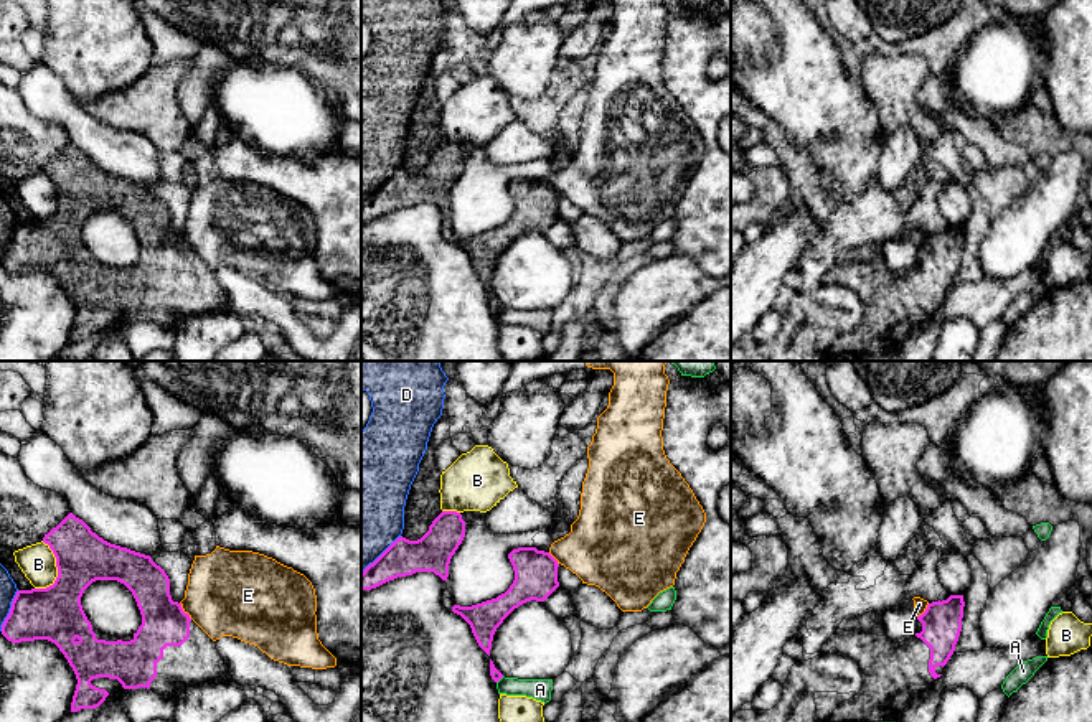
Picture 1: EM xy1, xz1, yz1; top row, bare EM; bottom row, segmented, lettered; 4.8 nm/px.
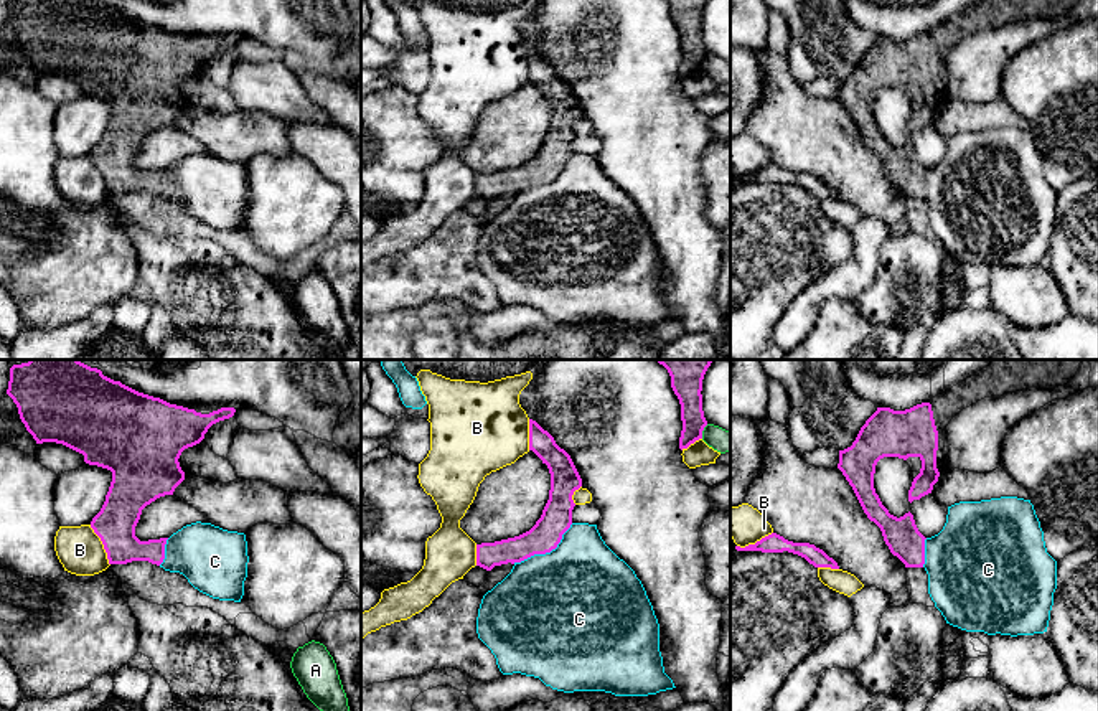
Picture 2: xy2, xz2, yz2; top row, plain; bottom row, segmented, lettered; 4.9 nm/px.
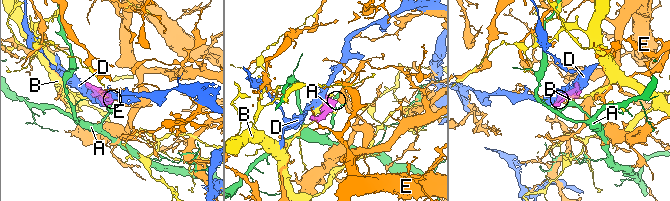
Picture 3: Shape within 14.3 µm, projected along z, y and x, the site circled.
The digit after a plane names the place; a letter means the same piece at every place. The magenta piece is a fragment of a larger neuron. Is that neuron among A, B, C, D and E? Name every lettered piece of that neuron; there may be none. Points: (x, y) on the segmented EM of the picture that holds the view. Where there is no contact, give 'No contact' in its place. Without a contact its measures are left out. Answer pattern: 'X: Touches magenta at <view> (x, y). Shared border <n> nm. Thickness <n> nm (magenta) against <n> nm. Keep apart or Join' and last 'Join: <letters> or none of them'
A: Touches magenta at xz2 (703, 429). Shared border 80 nm. Thickness 160 nm (magenta) against 120 nm. Keep apart
B: Touches magenta at xy1 (58, 571). Shared border 240 nm. Thickness 260 nm (magenta) against 170 nm. Keep apart
C: Touches magenta at xz2 (546, 551). Shared border 360 nm. Thickness 150 nm (magenta) against 480 nm. Keep apart
D: Touches magenta at xz1 (381, 554). Shared border 280 nm. Thickness 190 nm (magenta) against 420 nm. Keep apart
E: Touches magenta at xy1 (182, 610). Shared border 110 nm. Thickness 220 nm (magenta) against 420 nm. Keep apart
Join: none of them

